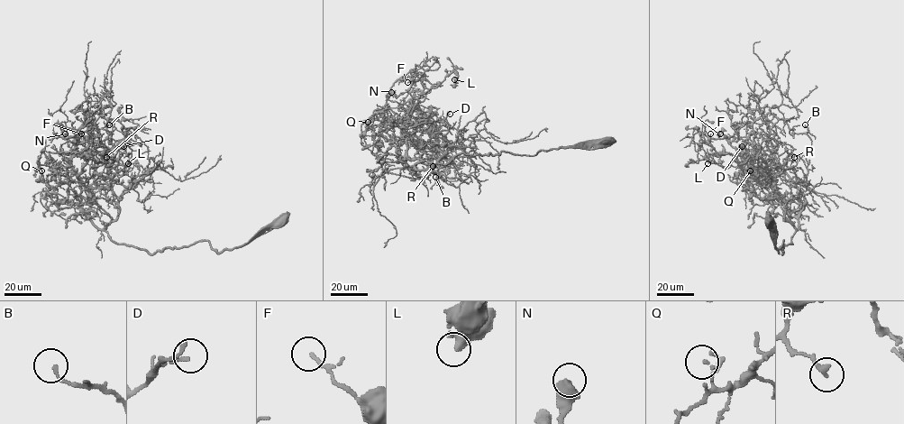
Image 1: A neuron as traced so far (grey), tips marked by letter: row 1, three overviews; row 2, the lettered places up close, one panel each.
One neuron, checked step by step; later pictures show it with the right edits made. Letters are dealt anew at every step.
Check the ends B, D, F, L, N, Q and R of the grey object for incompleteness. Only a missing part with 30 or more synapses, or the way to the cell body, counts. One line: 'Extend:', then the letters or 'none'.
Extend: none

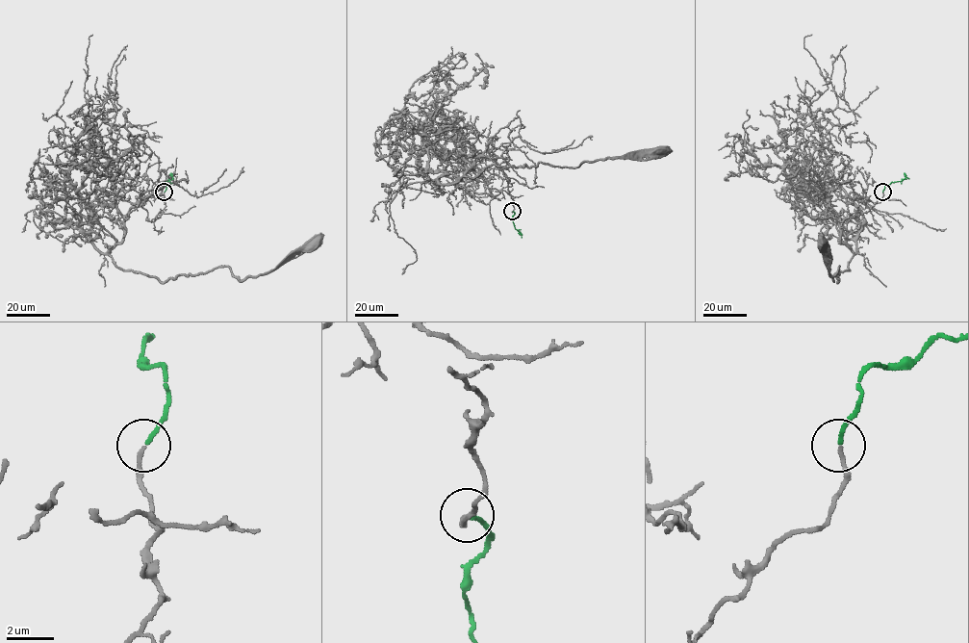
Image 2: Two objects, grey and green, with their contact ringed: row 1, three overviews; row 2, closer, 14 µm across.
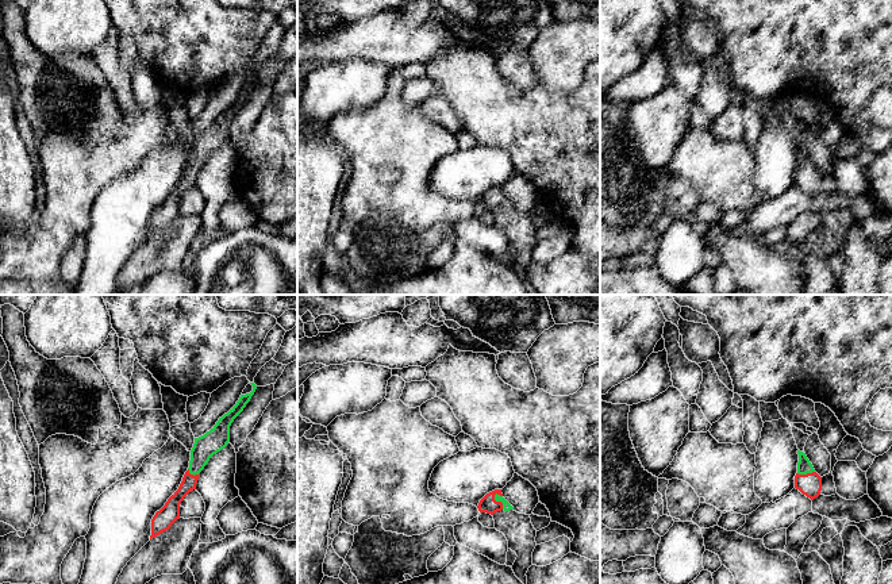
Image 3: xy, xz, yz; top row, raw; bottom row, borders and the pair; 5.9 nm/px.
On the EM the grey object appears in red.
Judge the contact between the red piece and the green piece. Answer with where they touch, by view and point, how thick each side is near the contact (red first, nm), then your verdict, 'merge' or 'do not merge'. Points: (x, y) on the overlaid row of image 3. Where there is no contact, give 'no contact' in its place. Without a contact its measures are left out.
xz (498, 502) | 100/50 nm | merge

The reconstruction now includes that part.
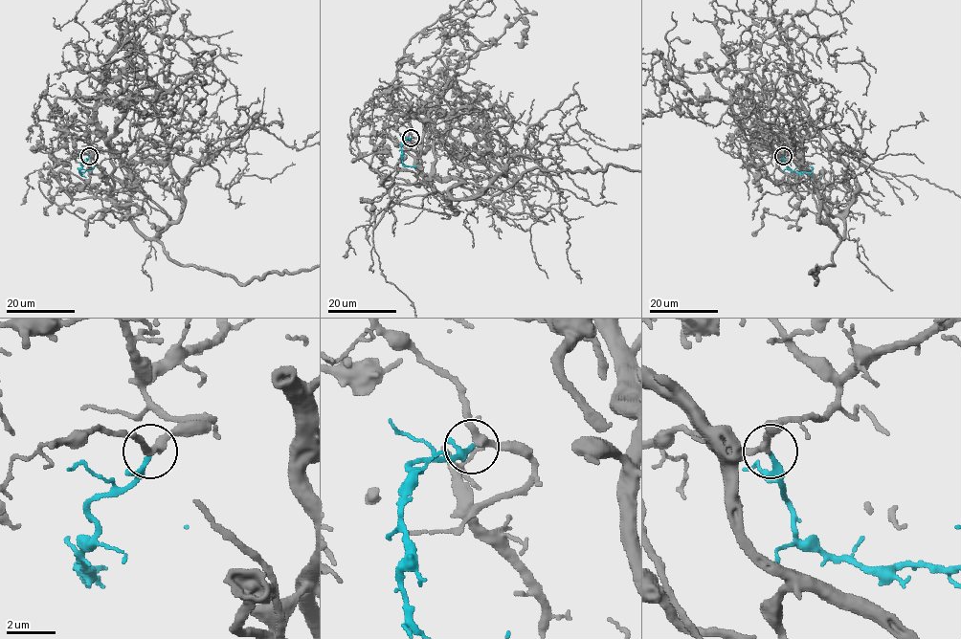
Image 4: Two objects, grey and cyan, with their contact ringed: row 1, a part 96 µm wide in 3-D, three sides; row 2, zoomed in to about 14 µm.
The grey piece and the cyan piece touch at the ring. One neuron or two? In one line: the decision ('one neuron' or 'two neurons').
one neuron

